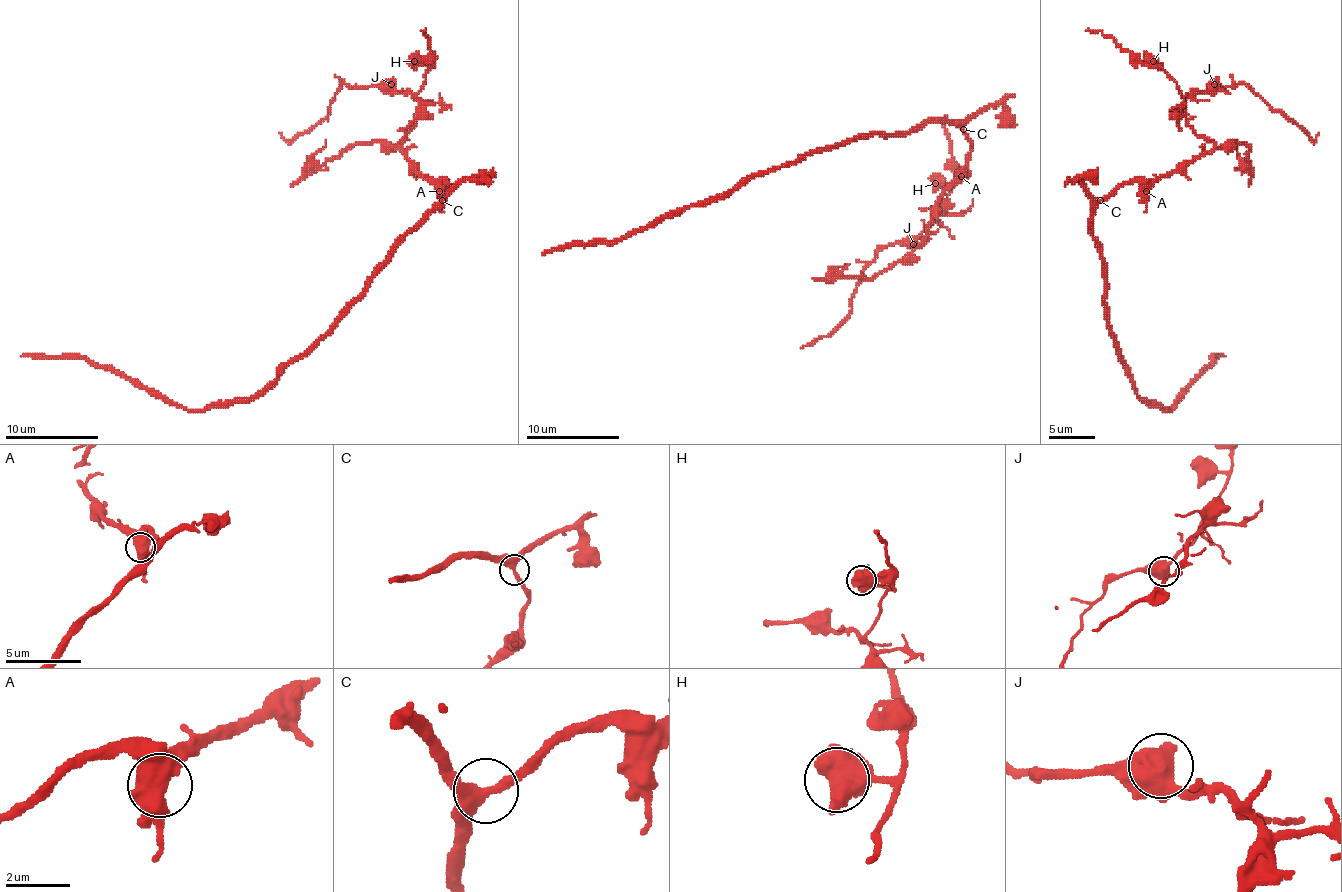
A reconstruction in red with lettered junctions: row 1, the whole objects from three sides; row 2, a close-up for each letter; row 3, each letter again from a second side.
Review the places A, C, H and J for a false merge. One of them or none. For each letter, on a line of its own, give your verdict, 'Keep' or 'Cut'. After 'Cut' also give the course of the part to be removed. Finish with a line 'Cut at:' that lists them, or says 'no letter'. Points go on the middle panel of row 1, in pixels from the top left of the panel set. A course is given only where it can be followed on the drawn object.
A: Keep
C: Keep
H: Keep
J: Keep
Cut at: no letter

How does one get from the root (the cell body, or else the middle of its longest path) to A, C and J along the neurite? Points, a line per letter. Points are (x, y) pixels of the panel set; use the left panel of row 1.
A: (400, 242), (444, 198), (449, 191), (446, 182), (439, 191)
C: (400, 242), (442, 200)
J: (400, 242), (449, 186), (430, 182), (407, 161), (402, 142), (416, 123), (418, 100), (391, 84)

